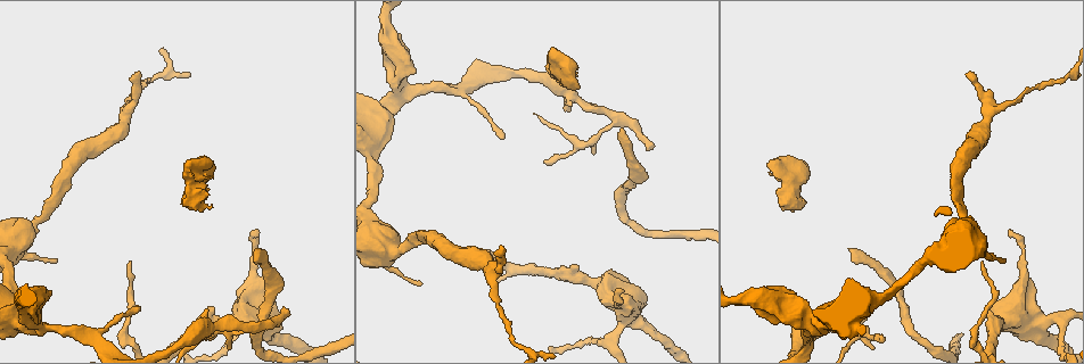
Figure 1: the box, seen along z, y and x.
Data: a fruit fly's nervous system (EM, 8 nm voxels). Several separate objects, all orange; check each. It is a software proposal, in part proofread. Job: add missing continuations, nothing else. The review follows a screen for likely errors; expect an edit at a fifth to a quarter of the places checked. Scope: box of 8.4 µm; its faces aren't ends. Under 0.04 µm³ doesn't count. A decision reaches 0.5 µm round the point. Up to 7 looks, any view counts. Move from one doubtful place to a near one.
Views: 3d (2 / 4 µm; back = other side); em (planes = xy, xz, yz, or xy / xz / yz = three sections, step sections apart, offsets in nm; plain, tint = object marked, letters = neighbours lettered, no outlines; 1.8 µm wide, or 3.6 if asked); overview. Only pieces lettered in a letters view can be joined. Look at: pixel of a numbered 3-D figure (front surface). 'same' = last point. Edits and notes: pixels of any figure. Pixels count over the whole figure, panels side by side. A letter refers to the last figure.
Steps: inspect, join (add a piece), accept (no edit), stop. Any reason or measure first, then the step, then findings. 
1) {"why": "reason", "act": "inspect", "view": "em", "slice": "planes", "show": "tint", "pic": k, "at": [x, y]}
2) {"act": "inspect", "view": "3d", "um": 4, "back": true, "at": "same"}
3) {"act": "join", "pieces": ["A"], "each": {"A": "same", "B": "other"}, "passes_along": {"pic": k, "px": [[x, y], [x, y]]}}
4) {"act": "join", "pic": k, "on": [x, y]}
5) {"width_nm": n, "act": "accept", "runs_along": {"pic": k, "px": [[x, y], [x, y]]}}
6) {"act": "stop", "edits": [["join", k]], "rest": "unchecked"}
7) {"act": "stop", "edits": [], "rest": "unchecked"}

{"why": "calibre changes", "act": "inspect", "view": "3d", "um": 2, "pic": 1, "at": [990, 109]}

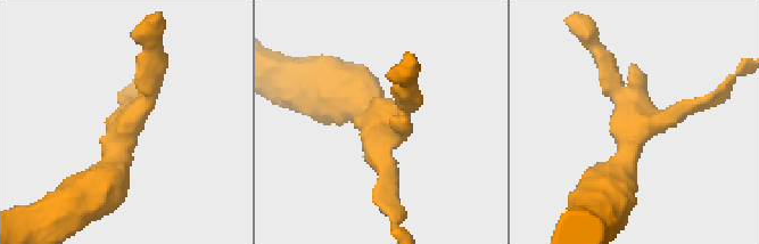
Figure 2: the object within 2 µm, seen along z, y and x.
{"why": "now the EM", "act": "inspect", "view": "em", "slice": "planes", "show": "plain", "pic": 2, "at": [120, 128]}

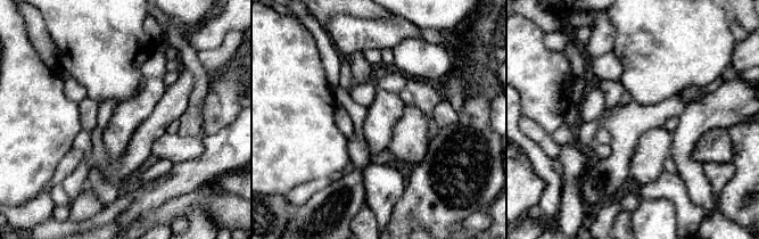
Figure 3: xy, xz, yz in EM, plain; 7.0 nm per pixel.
{"act": "inspect", "view": "em", "slice": "planes", "show": "letters", "at": "same"}

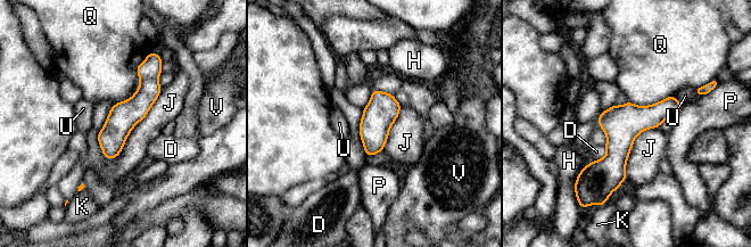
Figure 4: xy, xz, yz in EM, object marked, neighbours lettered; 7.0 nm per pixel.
{"width_nm": 220, "act": "accept", "each": {"D": "other", "H": "other", "J": "other", "K": "other", "P": "other", "Q": "other", "U": "other", "V": "other"}, "found": "none of them fits"}

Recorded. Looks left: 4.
{"act": "inspect", "view": "3d", "um": 2, "back": true, "pic": 1, "at": [570, 105]}

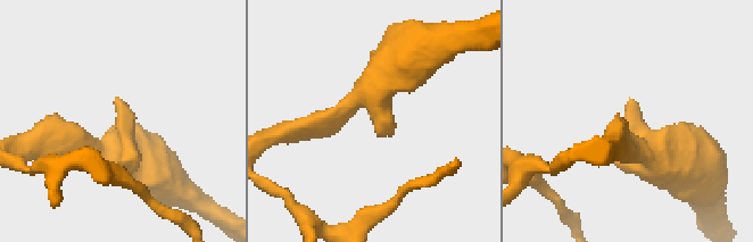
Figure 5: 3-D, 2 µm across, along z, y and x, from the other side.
{"arm_widths_nm": [190, 380], "act": "inspect", "view": "em", "um": 3.6, "slice": "planes", "show": "letters", "pic": 5, "at": [116, 97]}

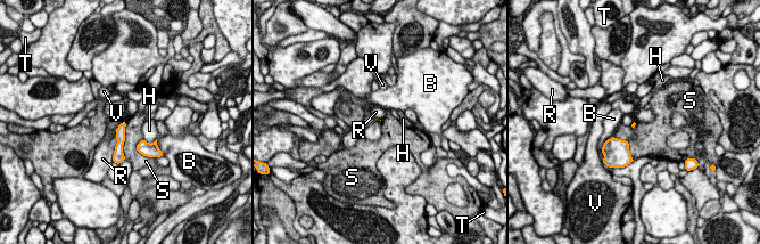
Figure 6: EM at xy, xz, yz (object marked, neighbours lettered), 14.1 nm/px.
{"longest_contact_nm": ["S", 550], "act": "accept", "each": {"B": "other", "H": "other", "R": "other", "S": "other", "T": "other", "V": "other"}, "border": {"pic": 6, "px": [[125, 121], [124, 159]]}, "found": "none of them fits"}

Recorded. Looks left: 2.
{"act": "stop", "edits": [], "rest": "unchecked"}

